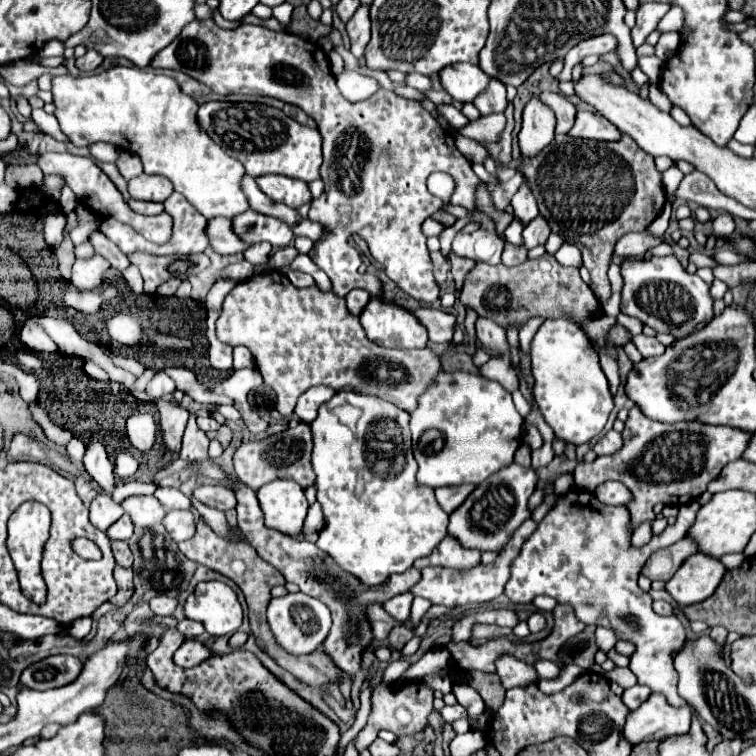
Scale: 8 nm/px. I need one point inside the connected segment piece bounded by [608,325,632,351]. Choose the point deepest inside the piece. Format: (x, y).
(618, 336)

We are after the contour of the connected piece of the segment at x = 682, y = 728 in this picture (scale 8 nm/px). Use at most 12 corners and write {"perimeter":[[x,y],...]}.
{"perimeter":[[652,693],[628,715],[624,735],[640,741],[688,733],[692,705]]}

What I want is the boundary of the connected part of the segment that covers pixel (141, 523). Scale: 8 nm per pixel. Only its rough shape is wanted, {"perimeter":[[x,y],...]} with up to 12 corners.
{"perimeter":[[132,495],[122,501],[136,527],[154,527],[164,507],[154,495]]}

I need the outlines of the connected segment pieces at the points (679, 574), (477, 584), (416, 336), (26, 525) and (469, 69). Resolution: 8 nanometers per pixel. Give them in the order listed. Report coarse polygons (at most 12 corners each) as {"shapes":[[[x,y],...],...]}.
{"shapes":[[[694,553],[666,583],[680,607],[716,591],[726,567]],[[528,519],[492,565],[468,573],[428,567],[410,589],[432,605],[488,603],[504,593],[510,563],[536,531]],[[370,299],[360,325],[382,347],[424,349],[428,333],[396,303]],[[22,503],[8,521],[8,549],[22,591],[46,593],[40,573],[50,511]],[[450,65],[440,73],[444,89],[462,103],[490,83],[478,65]]]}

